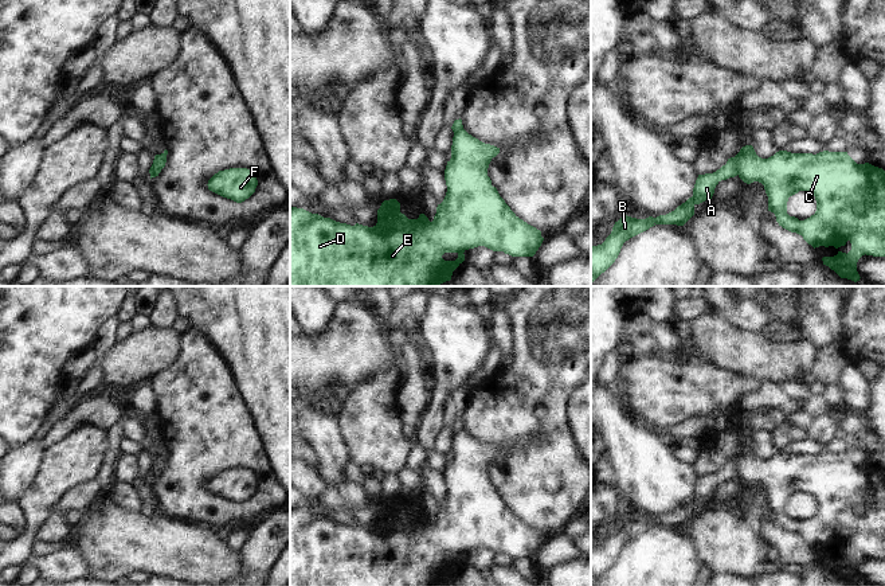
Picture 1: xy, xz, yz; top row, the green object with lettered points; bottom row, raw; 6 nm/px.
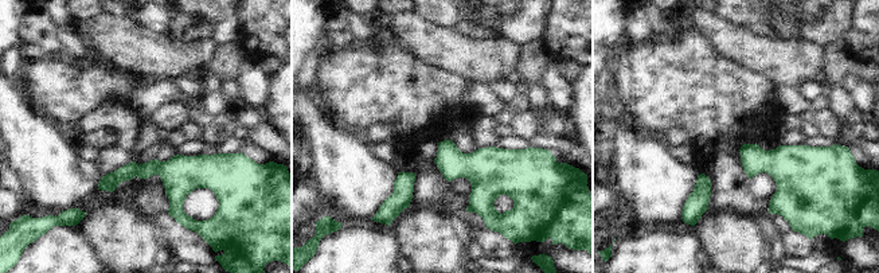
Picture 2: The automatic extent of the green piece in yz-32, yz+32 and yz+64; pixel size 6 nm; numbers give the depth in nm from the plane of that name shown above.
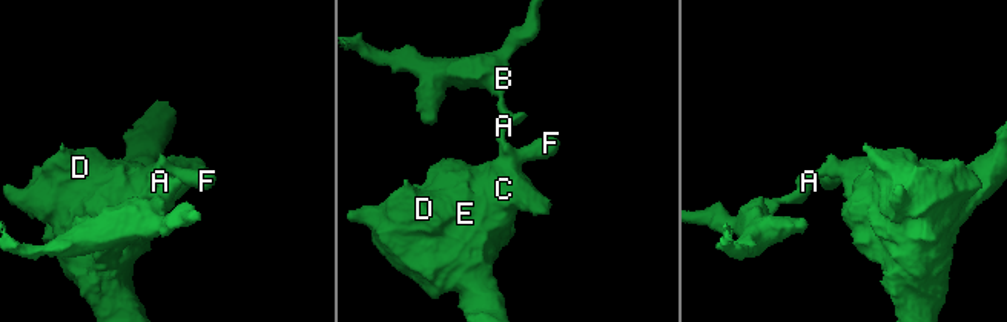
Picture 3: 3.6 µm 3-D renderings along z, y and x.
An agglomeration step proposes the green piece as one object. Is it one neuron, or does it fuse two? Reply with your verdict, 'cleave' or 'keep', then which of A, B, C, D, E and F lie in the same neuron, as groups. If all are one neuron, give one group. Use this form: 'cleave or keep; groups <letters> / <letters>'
cleave; groups A B / C D E F

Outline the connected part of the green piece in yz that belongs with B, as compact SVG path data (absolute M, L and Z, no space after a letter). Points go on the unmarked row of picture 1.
M731 458L727 465L716 473L698 476L693 489L693 497L678 507L674 512L657 519L649 517L646 520L623 516L618 523L615 523L611 535L602 546L591 547L591 583L594 583L615 563L626 542L655 526L684 527L694 516L696 505L712 500L714 489L721 481L737 476L736 460Z

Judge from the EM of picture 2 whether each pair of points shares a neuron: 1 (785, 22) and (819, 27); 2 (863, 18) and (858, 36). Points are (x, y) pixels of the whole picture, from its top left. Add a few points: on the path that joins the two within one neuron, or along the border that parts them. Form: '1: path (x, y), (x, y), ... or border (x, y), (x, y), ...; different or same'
1: path (793, 22), (811, 22); same
2: path (863, 22), (862, 32); same

